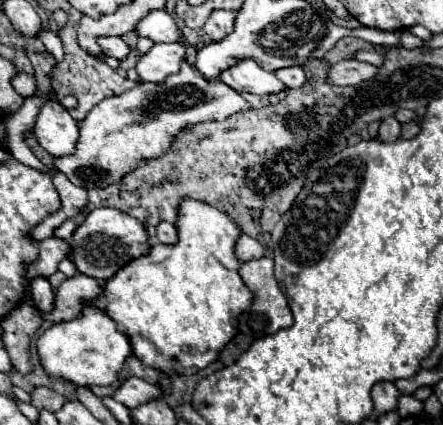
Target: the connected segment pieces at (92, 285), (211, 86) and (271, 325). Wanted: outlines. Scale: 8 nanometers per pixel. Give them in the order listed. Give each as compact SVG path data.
M76 275L72 279L62 281L62 285L56 293L54 311L48 315L44 315L44 313L40 313L40 315L54 323L76 319L76 317L80 317L80 313L86 305L92 305L100 297L100 293L102 293L100 281L96 281L94 277L88 277L88 275Z
M182 63L176 75L168 75L162 83L142 81L122 95L100 101L82 121L76 153L54 159L58 171L62 171L74 185L84 189L108 187L120 183L140 161L156 159L166 153L176 133L206 123L224 121L226 117L250 109L248 103L230 89L226 83L206 81L192 65Z
M262 257L256 261L246 261L240 265L240 277L244 281L244 285L252 291L254 301L250 305L248 311L244 311L240 315L240 331L246 335L252 335L256 339L260 337L268 337L274 335L280 329L292 327L292 311L288 307L288 299L282 293L276 277L274 277L274 261L270 257Z

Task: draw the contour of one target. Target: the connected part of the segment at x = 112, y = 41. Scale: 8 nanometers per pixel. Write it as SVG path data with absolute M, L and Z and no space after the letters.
M100 37L98 43L108 57L114 57L114 59L120 59L120 61L124 61L130 53L130 47L120 37Z

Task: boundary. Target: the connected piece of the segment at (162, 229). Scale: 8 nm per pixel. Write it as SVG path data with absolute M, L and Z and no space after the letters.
M162 221L158 227L156 227L156 233L158 233L158 241L164 243L164 245L174 245L178 241L178 233L176 233L176 227L172 223L166 223Z

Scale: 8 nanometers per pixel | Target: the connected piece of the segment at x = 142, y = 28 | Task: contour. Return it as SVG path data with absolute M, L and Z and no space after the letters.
M166 9L152 11L136 25L136 31L140 33L140 37L148 37L154 43L176 43L182 37L174 17Z

